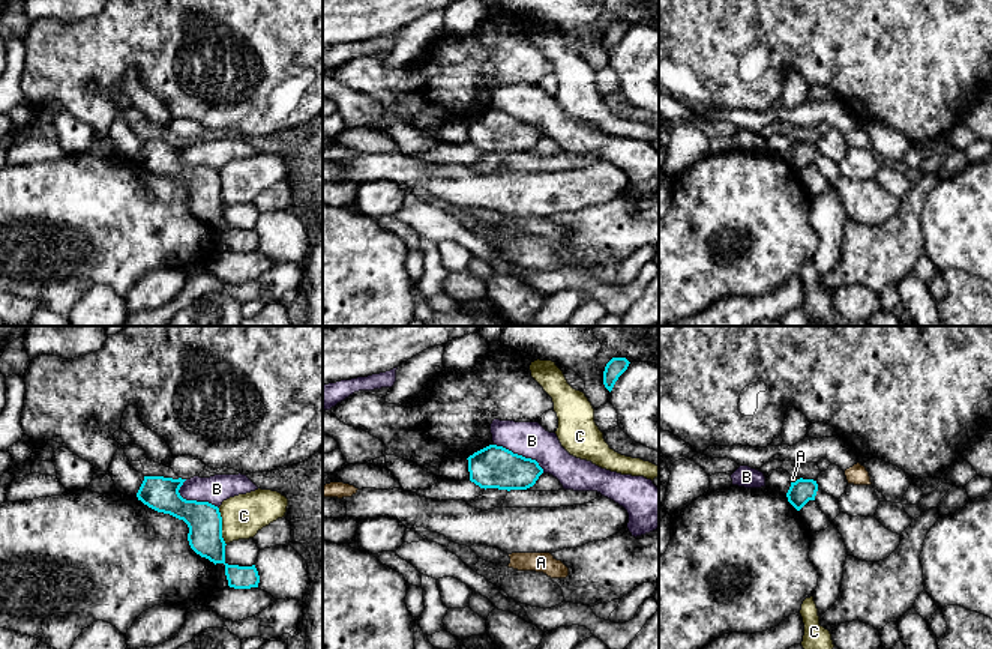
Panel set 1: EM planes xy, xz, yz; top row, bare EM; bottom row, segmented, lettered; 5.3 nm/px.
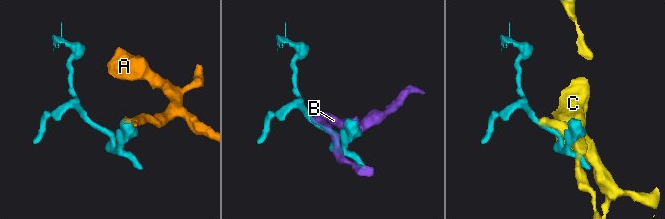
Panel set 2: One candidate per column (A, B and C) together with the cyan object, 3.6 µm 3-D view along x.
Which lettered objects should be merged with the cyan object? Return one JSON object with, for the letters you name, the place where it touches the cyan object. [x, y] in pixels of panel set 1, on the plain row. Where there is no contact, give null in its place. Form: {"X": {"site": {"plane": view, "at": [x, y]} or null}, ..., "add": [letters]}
{"add": []}

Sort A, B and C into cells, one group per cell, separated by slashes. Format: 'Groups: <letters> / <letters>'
Groups: A / B / C

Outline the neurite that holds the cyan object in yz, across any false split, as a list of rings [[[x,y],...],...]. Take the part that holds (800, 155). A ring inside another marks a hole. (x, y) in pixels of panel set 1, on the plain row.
[[[797,143],[791,146],[791,150],[786,156],[788,165],[800,174],[809,164],[815,164],[818,155],[818,147],[813,143]]]

